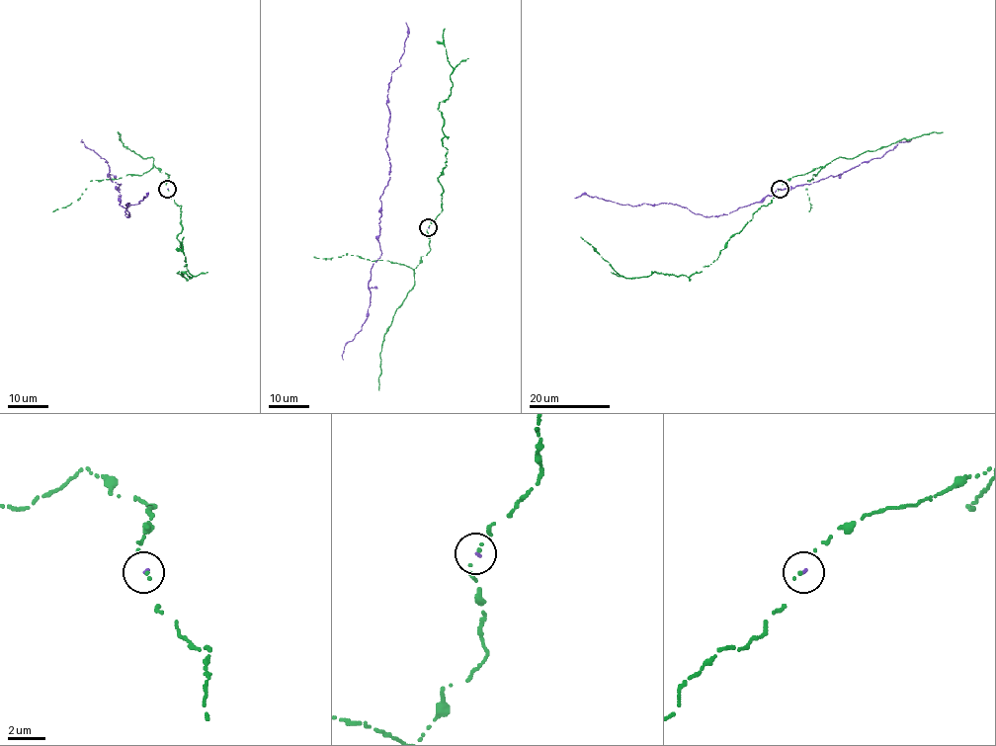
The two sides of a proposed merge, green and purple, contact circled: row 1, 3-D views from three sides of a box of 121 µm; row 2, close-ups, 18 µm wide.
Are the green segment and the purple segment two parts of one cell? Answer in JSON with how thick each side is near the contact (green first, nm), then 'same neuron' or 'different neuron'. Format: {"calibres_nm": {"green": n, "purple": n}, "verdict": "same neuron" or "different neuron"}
{"calibres_nm": {"green": 150, "purple": 100}, "verdict": "same neuron"}

